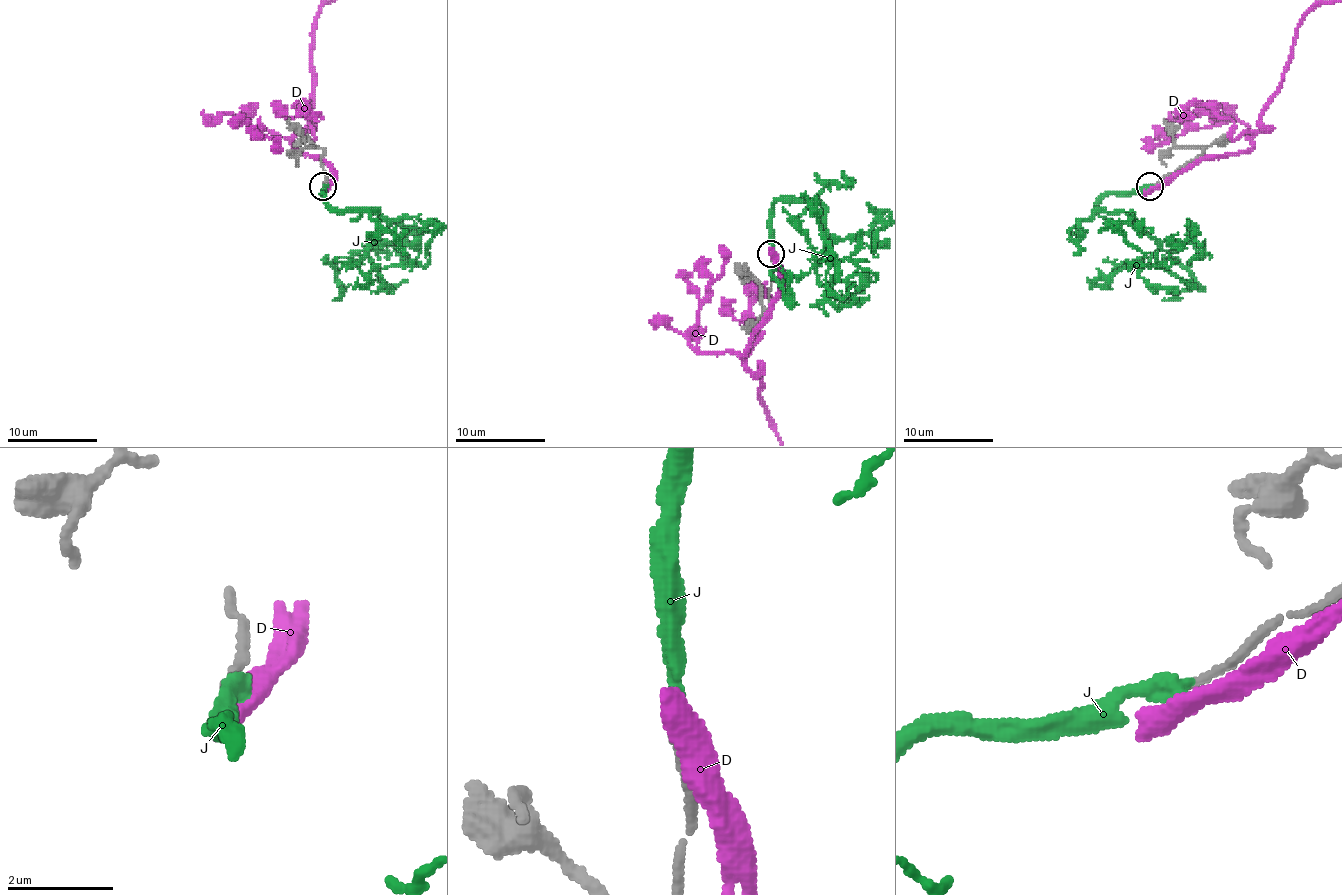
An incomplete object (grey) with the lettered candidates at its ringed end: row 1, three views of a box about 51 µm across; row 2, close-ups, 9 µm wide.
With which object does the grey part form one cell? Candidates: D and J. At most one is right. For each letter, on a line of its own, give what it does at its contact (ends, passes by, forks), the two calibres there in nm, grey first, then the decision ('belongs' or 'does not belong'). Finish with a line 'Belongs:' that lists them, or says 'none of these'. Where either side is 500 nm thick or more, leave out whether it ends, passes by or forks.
D: it passes by | 200/440 nm | does not belong
J: it ends | 170/300 nm | does not belong
Belongs: none of these

